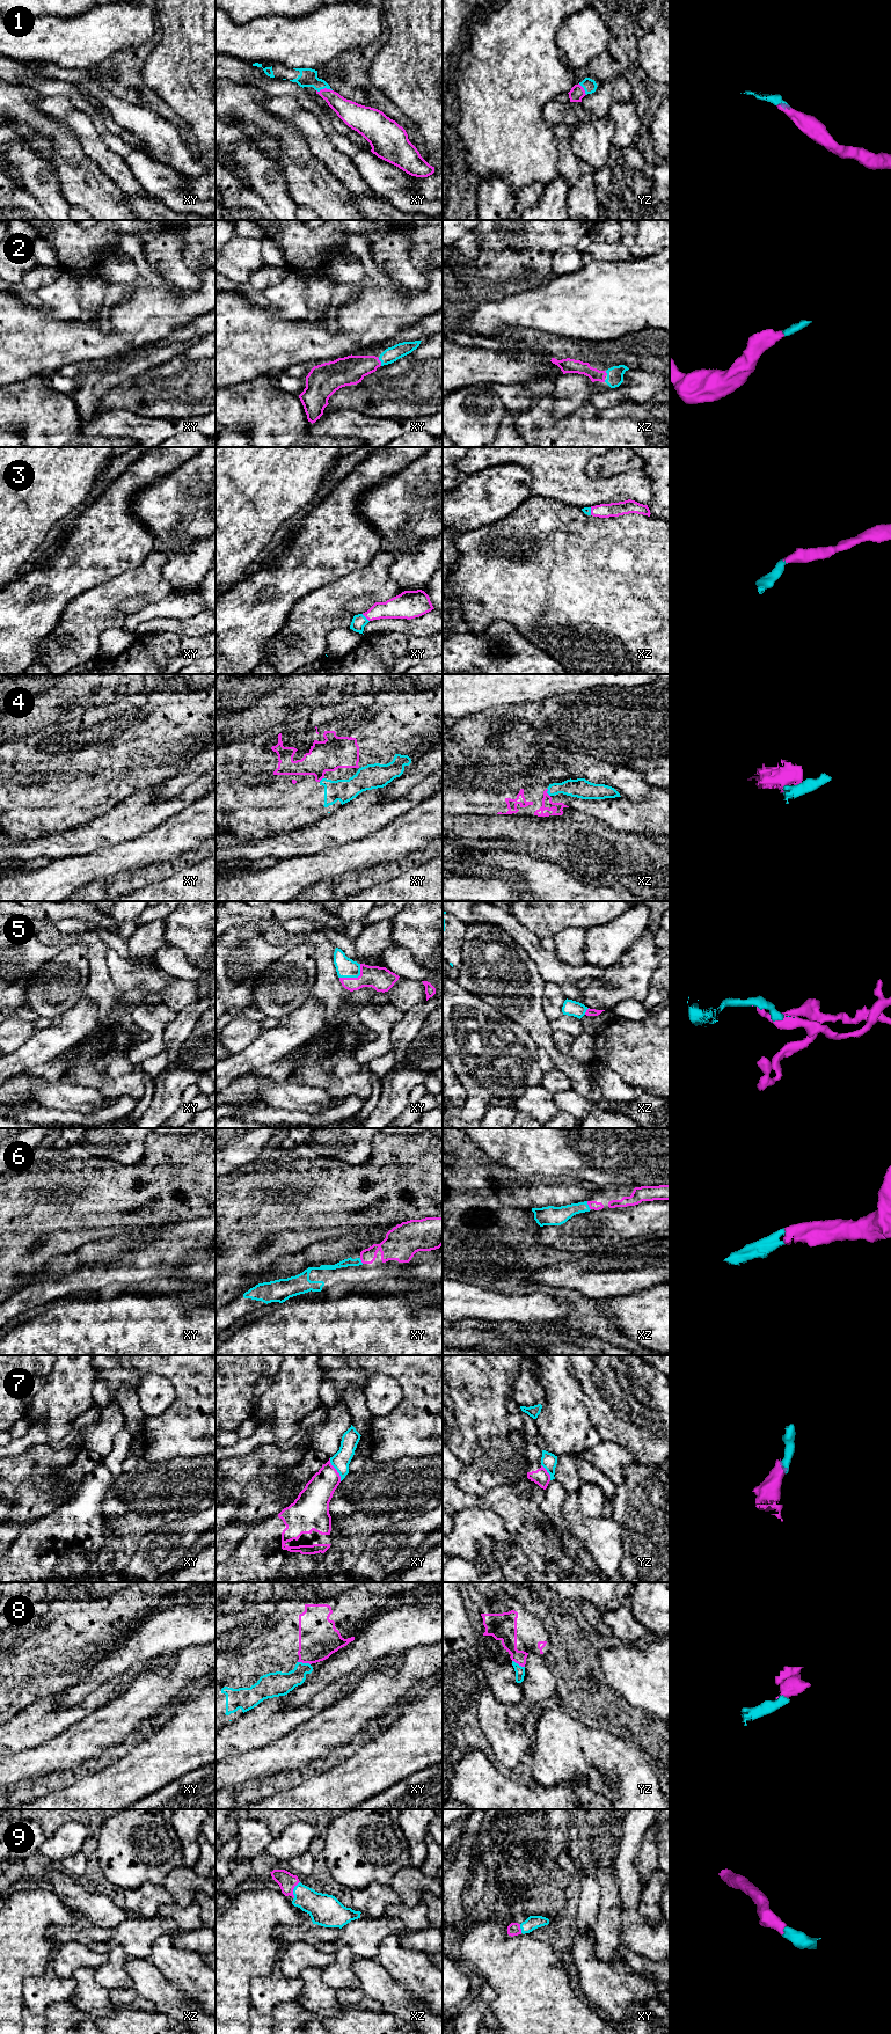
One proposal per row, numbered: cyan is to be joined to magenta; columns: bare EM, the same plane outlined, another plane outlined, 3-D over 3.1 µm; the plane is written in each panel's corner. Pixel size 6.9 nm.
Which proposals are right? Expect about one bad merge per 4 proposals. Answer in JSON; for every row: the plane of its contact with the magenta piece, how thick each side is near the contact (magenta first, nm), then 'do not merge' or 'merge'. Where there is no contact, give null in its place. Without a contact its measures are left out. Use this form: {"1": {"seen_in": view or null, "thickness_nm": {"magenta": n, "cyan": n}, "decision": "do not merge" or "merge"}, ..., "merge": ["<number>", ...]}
{"1": {"seen_in": "xy", "thickness_nm": {"magenta": 160, "cyan": 130}, "decision": "merge"}, "2": {"seen_in": "xy", "thickness_nm": {"magenta": 200, "cyan": 110}, "decision": "merge"}, "3": {"seen_in": "xy", "thickness_nm": {"magenta": 160, "cyan": 100}, "decision": "merge"}, "4": {"seen_in": "xz", "thickness_nm": {"magenta": 80, "cyan": 140}, "decision": "merge"}, "5": {"seen_in": "xy", "thickness_nm": {"magenta": 160, "cyan": 140}, "decision": "merge"}, "6": {"seen_in": "xz", "thickness_nm": {"magenta": 60, "cyan": 130}, "decision": "merge"}, "7": {"seen_in": "xy", "thickness_nm": {"magenta": 200, "cyan": 120}, "decision": "do not merge"}, "8": {"seen_in": "xy", "thickness_nm": {"magenta": 280, "cyan": 170}, "decision": "merge"}, "9": {"seen_in": "xz", "thickness_nm": {"magenta": 120, "cyan": 200}, "decision": "merge"}, "merge": ["1", "2", "3", "4", "5", "6", "8", "9"]}

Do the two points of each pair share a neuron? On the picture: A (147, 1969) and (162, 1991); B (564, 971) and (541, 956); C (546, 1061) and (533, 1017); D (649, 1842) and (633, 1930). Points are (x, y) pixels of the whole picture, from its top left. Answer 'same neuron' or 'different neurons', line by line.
A: same neuron
B: same neuron
C: different neurons
D: different neurons

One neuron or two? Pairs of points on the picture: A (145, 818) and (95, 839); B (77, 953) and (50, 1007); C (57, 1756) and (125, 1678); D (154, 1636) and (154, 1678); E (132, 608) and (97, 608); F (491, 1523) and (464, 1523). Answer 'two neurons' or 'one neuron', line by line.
A: one neuron
B: one neuron
C: two neurons
D: two neurons
E: two neurons
F: one neuron

